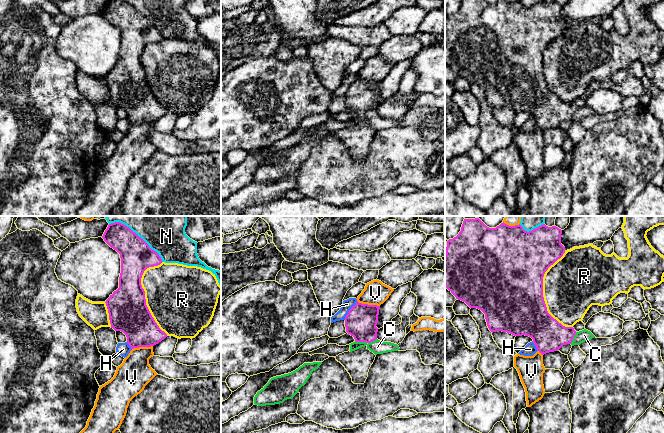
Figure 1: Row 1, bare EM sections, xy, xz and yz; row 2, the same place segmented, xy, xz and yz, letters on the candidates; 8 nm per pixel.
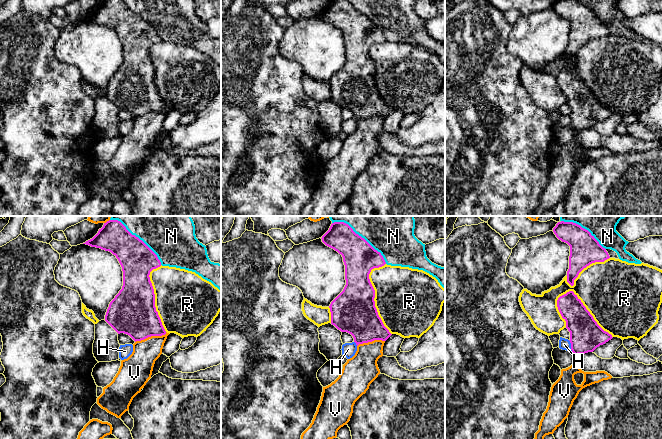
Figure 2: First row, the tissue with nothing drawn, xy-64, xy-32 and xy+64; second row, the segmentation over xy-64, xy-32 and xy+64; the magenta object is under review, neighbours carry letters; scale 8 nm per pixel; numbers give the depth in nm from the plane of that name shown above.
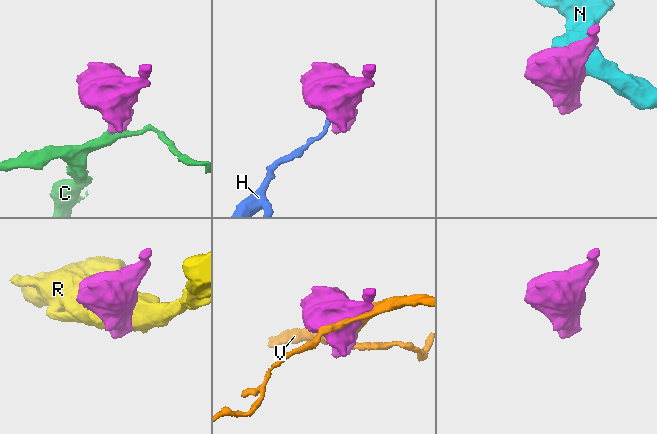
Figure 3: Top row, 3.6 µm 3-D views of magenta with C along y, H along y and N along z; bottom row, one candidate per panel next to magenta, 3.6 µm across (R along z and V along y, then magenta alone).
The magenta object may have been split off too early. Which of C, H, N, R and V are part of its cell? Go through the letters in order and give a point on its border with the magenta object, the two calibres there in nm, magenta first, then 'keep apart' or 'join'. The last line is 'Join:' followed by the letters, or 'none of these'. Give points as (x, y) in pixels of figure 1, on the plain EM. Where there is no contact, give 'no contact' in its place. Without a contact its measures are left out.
C: meets magenta in xz at (361, 117); 260 nm thick on the magenta side, 110 nm on the other; join
H: meets magenta in xz at (349, 86); 260 nm thick on the magenta side, 80 nm on the other; keep apart
N: meets magenta in xy at (144, 17); 260 nm thick on the magenta side, 280 nm on the other; keep apart
R: meets magenta in yz at (542, 69); 500 nm thick on the magenta side, 460 nm on the other; keep apart
V: meets magenta in xz at (367, 80); 260 nm thick on the magenta side, 190 nm on the other; keep apart
Join: C

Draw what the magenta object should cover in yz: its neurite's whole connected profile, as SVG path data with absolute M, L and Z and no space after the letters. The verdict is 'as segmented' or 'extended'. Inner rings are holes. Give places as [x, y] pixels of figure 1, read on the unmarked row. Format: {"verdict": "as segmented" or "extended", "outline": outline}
{"verdict": "extended", "outline": "M462 0L459 10L447 17L445 63L470 84L481 86L492 109L502 107L514 112L529 112L542 131L558 127L566 120L580 121L595 112L586 105L576 108L573 103L563 102L548 89L543 73L544 50L565 29L561 10L562 6L558 3L548 3L545 0L529 8L520 0L500 0L496 4L489 4L485 0Z"}

